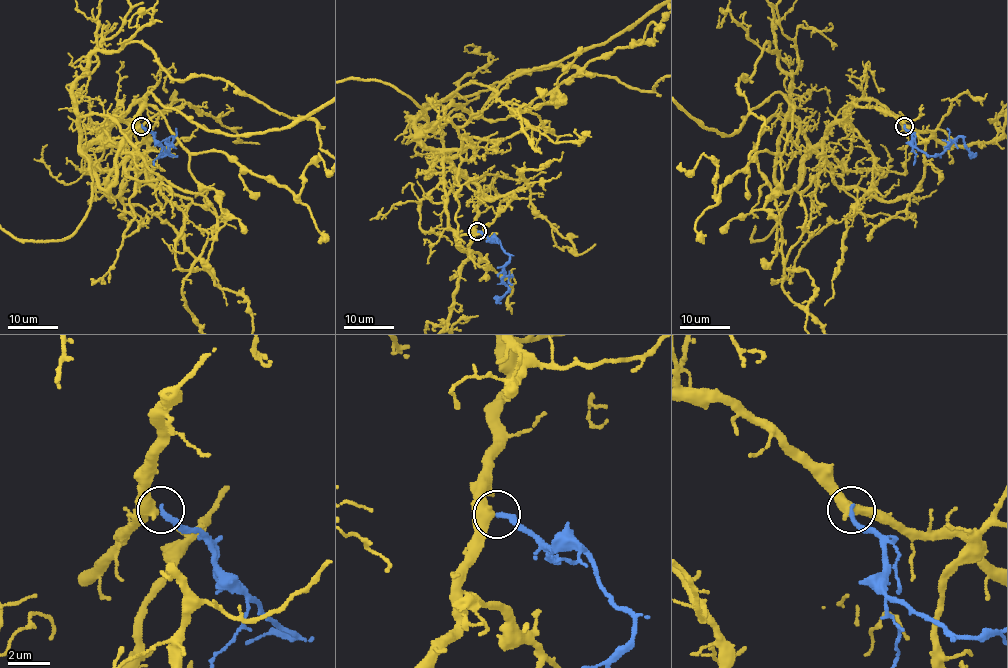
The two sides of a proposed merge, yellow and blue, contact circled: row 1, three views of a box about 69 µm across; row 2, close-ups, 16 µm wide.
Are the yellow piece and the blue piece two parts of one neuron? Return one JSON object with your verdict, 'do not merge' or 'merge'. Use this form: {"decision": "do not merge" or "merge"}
{"decision": "merge"}

